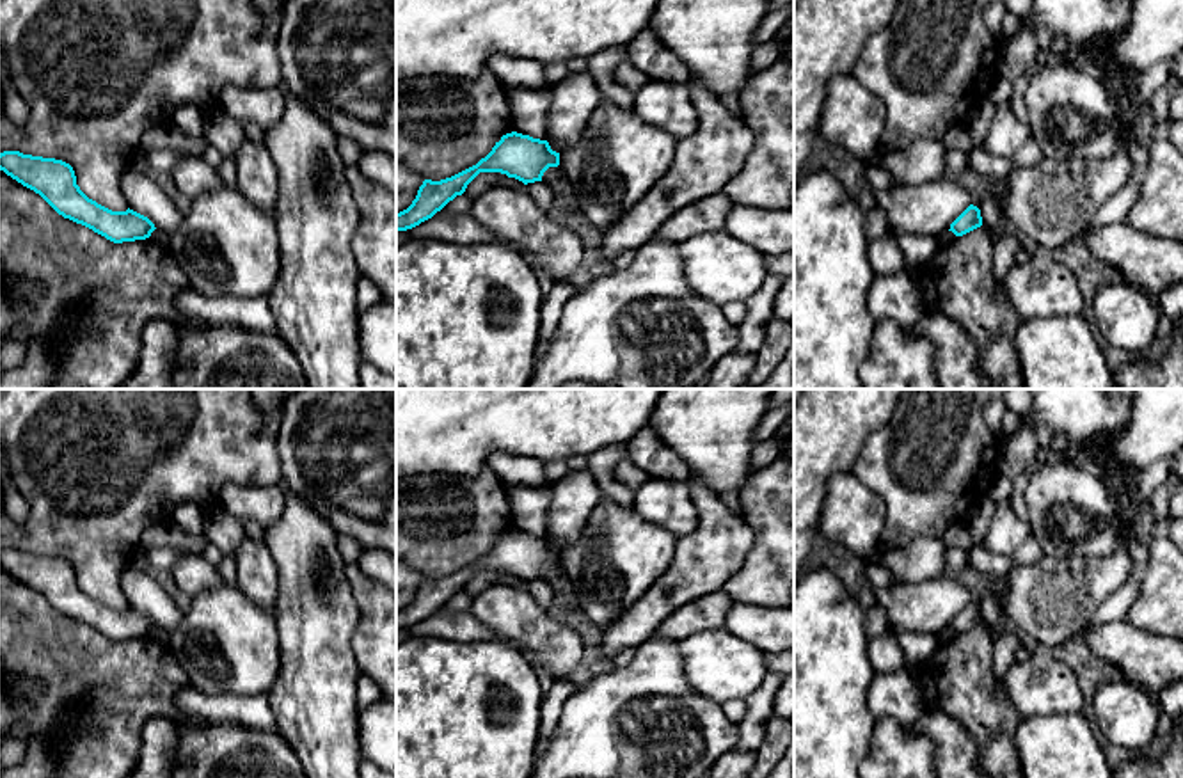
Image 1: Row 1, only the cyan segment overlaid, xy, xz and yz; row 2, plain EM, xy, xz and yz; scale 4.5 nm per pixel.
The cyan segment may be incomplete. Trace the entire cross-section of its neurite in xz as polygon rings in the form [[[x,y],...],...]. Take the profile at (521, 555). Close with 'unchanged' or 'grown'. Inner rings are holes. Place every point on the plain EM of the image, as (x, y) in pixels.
[[[517,529],[506,531],[476,563],[441,579],[425,577],[412,602],[396,611],[396,629],[407,629],[432,616],[480,570],[501,570],[524,583],[542,579],[549,565],[560,563],[560,551],[547,538],[533,536]]]; unchanged

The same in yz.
[[[970,602],[952,622],[950,627],[956,634],[963,634],[982,623],[981,607]]]; unchanged

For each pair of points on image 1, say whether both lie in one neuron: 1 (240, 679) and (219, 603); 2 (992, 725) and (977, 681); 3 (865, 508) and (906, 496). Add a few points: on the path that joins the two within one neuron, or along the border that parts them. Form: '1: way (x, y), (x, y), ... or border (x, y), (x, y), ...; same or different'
1: way (240, 659), (224, 640), (222, 622); same
2: way (988, 714), (977, 700), (977, 691); same
3: border (855, 473), (885, 505), (885, 526), (878, 544); different

